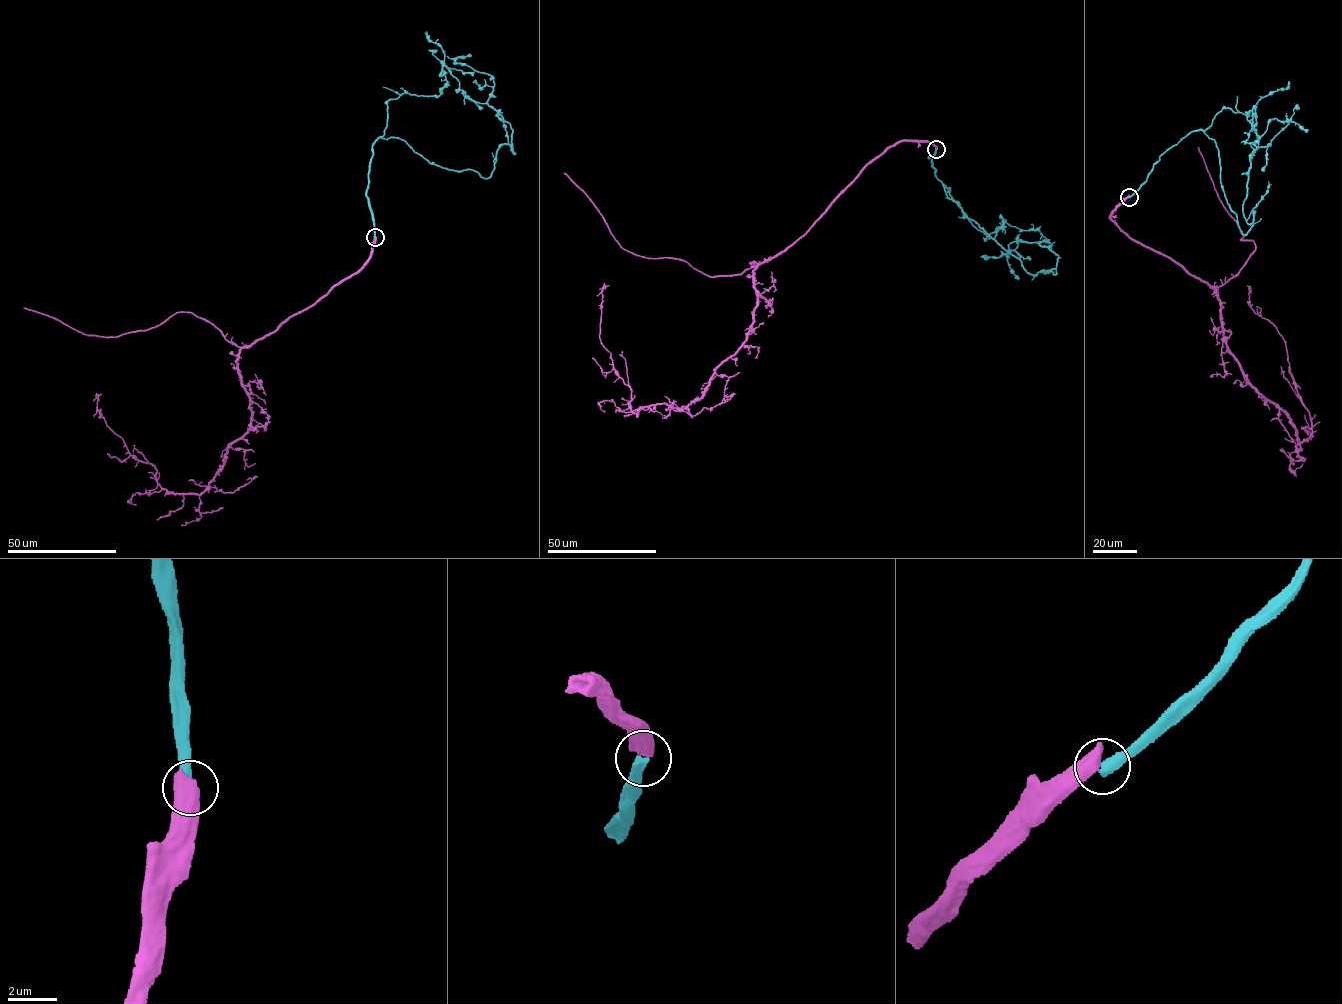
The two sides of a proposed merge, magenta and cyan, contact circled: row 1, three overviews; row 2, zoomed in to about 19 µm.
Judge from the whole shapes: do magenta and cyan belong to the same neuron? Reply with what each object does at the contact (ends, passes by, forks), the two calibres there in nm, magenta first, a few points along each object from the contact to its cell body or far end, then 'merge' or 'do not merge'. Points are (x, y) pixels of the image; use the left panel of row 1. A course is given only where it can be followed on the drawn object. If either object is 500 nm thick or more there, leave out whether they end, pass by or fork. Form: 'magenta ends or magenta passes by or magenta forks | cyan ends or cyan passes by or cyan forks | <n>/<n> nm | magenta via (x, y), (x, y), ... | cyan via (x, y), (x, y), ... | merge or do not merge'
650/480 nm | magenta via (375, 237), (355, 273), (240, 350), (252, 427), (199, 494), (163, 489), (95, 394) | cyan via (375, 237), (379, 137), (487, 178), (497, 149), (514, 153), (491, 76), (454, 63), (471, 56) | do not merge

